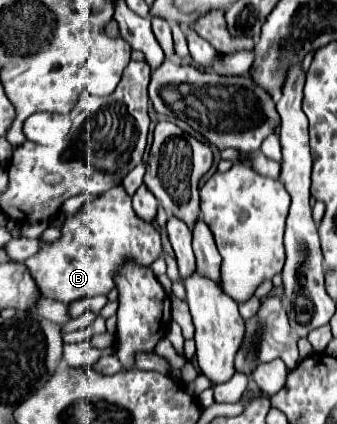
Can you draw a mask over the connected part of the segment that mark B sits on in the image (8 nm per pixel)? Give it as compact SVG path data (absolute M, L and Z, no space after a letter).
M120 185L96 199L88 199L78 213L69 215L62 227L62 239L52 245L44 243L40 253L26 261L26 267L30 267L30 275L44 297L72 303L76 299L108 295L114 289L114 273L126 257L140 265L152 265L160 255L162 241L158 229L134 213L130 197Z

